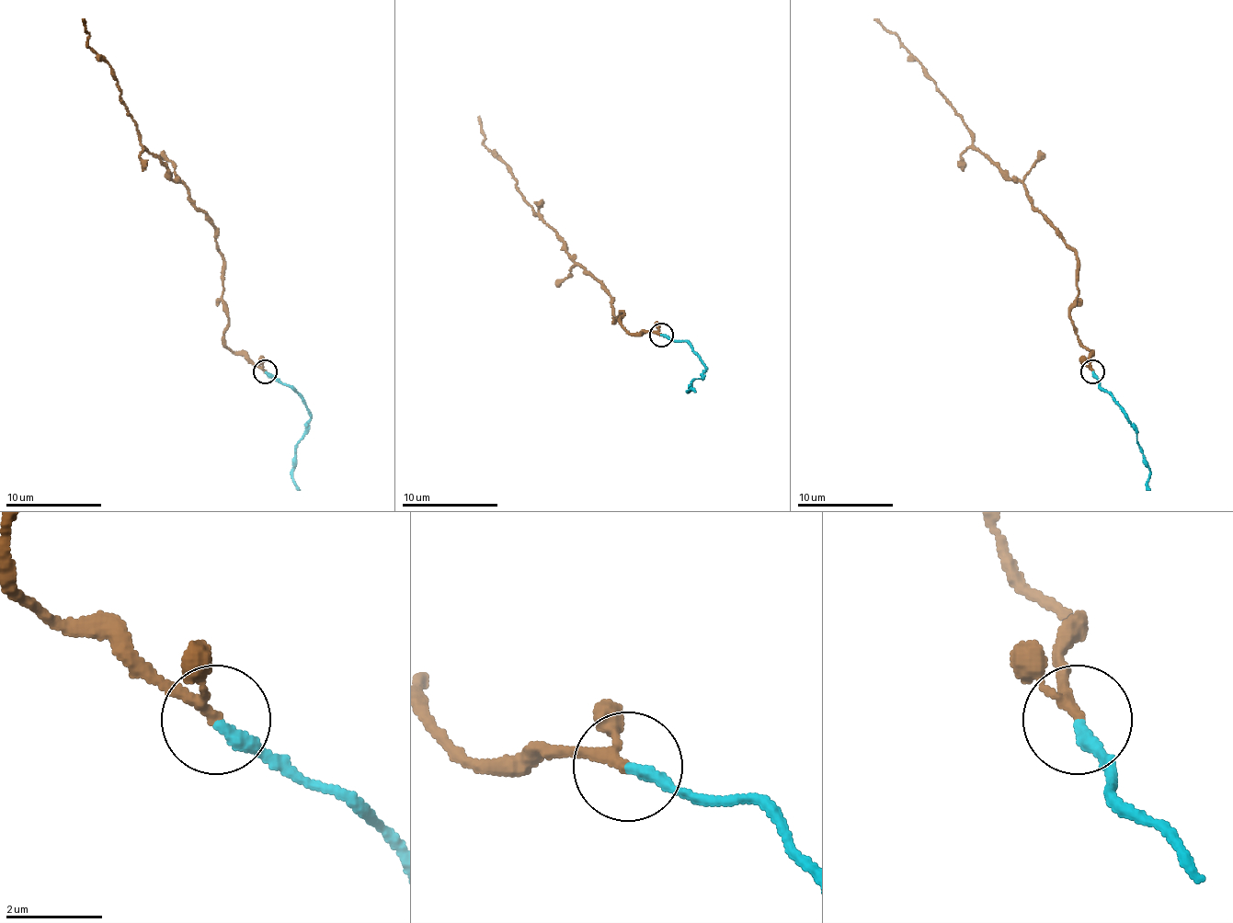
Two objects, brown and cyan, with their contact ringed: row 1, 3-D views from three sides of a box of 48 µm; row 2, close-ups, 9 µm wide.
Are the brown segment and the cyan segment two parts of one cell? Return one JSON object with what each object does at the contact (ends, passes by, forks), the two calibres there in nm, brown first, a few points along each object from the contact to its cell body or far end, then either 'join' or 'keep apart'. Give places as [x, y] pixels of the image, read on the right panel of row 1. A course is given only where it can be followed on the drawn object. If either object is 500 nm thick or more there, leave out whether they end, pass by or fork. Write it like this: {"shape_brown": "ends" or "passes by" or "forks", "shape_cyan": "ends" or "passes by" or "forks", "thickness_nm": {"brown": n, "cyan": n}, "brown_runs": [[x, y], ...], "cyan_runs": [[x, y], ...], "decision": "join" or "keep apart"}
{"shape_brown": "passes by", "shape_cyan": "ends", "thickness_nm": {"brown": 190, "cyan": 260}, "brown_runs": [[1091, 372], [1091, 355], [1070, 317], [1078, 255], [1027, 190], [972, 142], [970, 128], [900, 38], [874, 18]], "cyan_runs": [[1091, 372], [1125, 415], [1142, 449], [1149, 489]], "decision": "join"}

